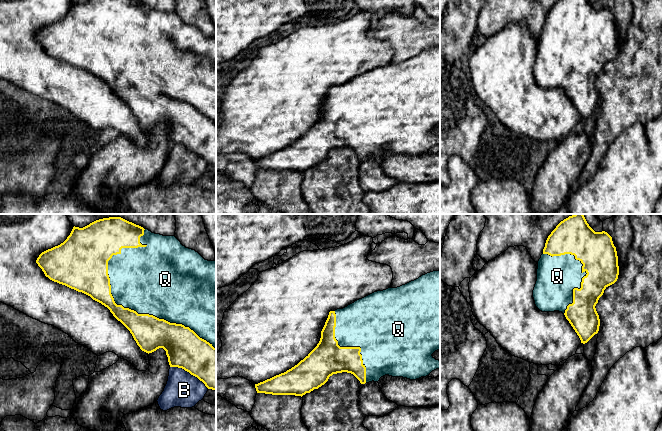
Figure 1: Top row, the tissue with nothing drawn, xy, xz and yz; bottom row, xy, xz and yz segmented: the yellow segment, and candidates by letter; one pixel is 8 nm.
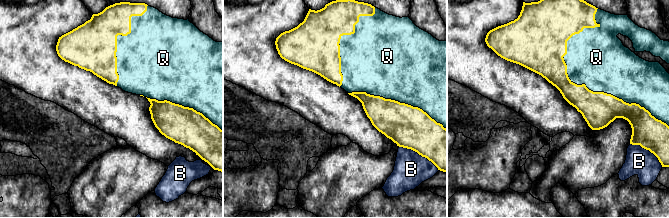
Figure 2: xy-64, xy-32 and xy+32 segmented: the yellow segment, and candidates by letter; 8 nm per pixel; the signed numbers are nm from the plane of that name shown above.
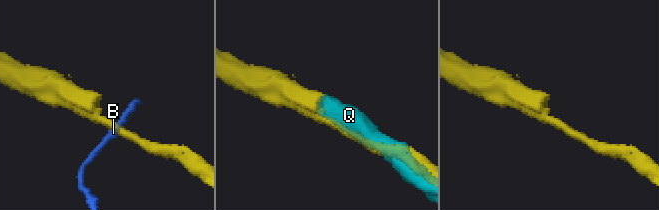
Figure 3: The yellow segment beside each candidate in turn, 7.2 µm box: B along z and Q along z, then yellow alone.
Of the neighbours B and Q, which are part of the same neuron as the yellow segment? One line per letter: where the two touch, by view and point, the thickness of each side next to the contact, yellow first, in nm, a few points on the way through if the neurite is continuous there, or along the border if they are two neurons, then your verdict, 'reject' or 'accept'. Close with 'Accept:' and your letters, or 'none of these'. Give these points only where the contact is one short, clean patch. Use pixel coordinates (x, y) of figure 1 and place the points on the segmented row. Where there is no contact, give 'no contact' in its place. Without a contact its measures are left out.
B: xy (189, 372) | 320/280 nm | reject
Q: xy (142, 314) | 280/480 nm | accept
Accept: Q

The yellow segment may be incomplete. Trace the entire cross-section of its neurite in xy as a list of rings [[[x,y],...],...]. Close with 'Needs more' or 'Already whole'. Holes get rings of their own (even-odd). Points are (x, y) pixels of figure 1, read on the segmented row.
[[[109,217],[96,220],[83,228],[74,226],[63,243],[42,252],[36,263],[50,280],[82,292],[107,307],[113,316],[130,331],[142,351],[149,354],[163,348],[170,367],[184,369],[202,381],[208,389],[216,391],[216,261],[205,260],[195,250],[183,246],[175,236],[155,234],[121,217]]]. Needs more

